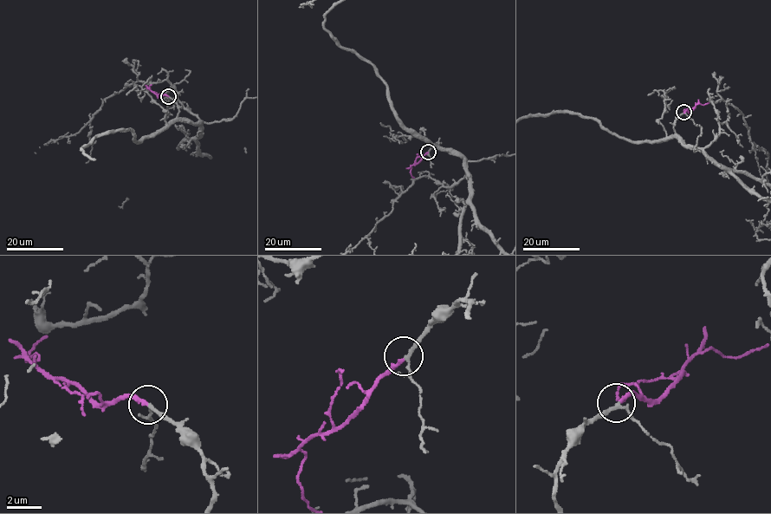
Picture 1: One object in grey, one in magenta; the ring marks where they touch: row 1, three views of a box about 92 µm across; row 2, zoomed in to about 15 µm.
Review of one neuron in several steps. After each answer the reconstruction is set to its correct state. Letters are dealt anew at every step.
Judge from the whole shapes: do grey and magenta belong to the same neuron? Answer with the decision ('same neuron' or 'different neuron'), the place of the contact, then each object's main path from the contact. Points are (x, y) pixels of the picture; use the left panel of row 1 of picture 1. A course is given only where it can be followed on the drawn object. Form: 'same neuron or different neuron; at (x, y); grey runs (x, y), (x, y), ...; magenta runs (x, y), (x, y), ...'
same neuron; at (168, 96); magenta runs (168, 96), (158, 95), (148, 88), (151, 84)

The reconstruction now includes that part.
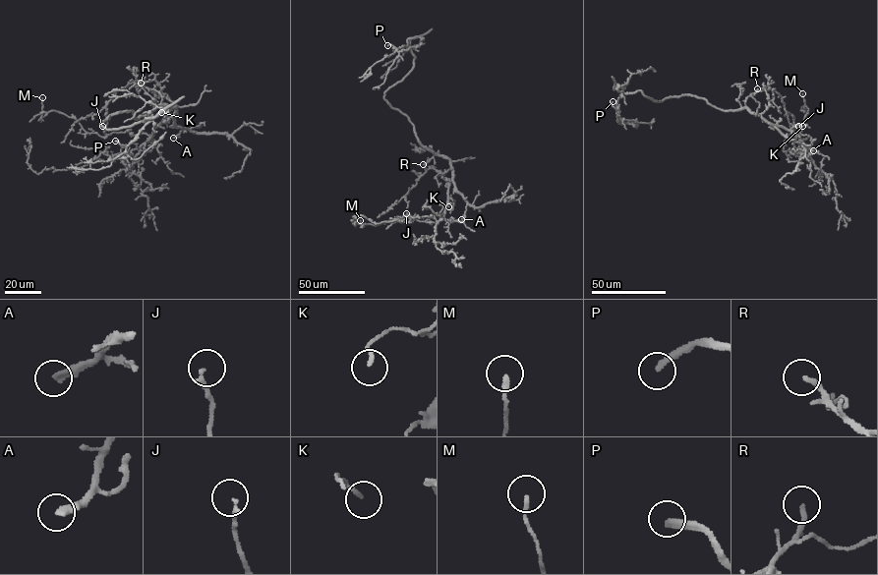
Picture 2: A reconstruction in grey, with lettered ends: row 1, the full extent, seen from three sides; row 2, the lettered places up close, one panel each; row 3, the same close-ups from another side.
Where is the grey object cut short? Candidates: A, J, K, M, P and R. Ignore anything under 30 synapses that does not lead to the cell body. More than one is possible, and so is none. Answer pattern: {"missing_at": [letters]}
{"missing_at": ["A", "P", "R"]}

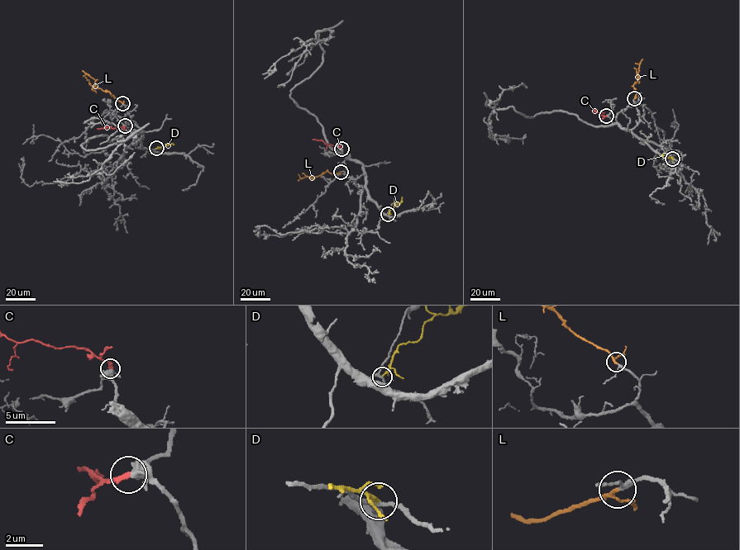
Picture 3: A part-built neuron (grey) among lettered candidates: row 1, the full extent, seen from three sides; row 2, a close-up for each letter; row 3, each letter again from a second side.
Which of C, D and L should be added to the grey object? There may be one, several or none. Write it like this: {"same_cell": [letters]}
{"same_cell": ["C"]}

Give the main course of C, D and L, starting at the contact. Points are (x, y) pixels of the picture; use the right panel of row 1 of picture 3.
C: (606, 116), (592, 109)
D: (672, 158), (659, 155)
L: (634, 98), (637, 93), (633, 85), (637, 80), (640, 63), (635, 64)

